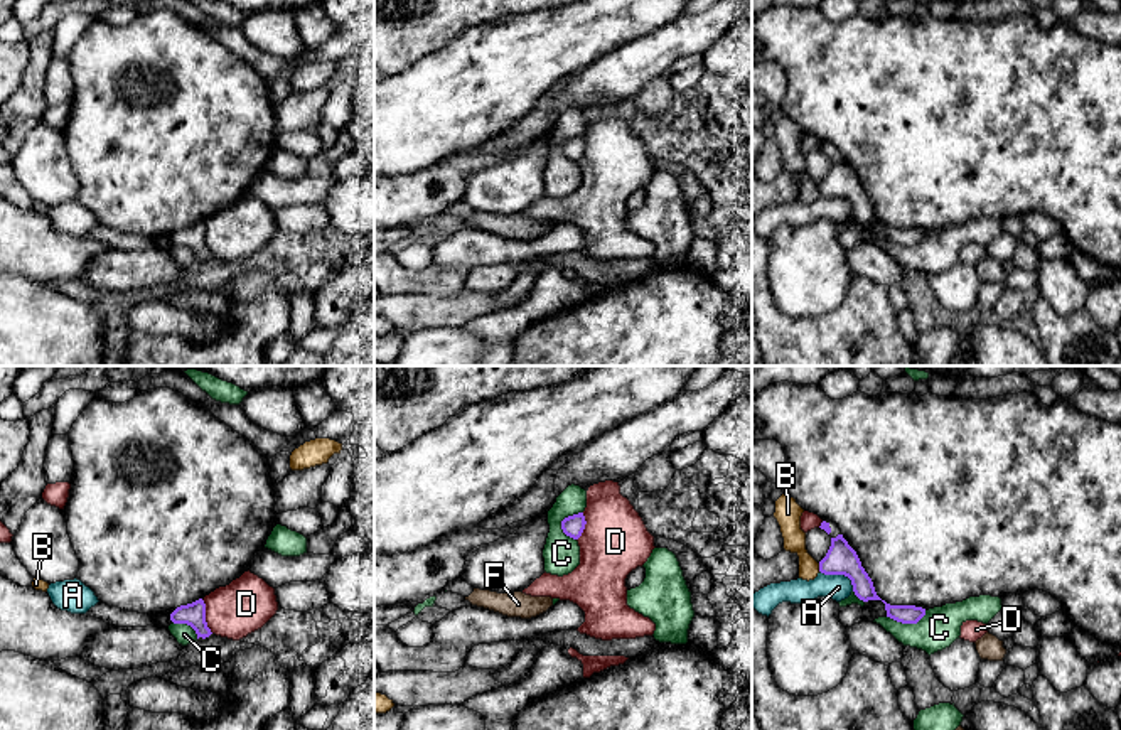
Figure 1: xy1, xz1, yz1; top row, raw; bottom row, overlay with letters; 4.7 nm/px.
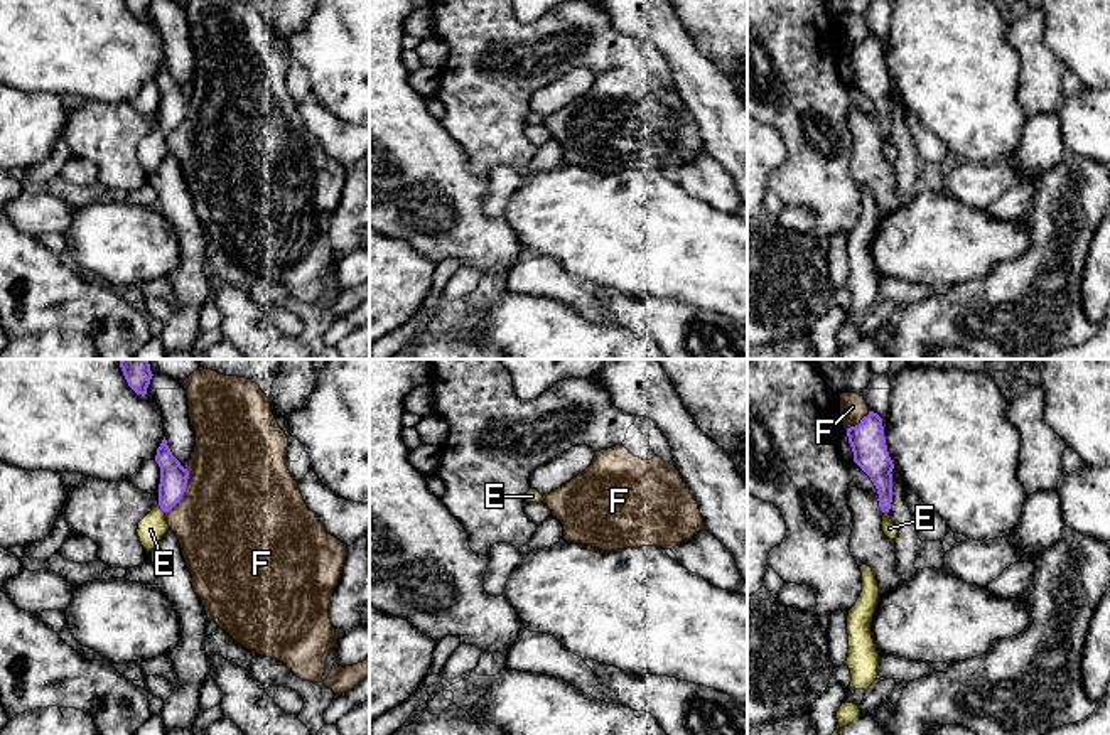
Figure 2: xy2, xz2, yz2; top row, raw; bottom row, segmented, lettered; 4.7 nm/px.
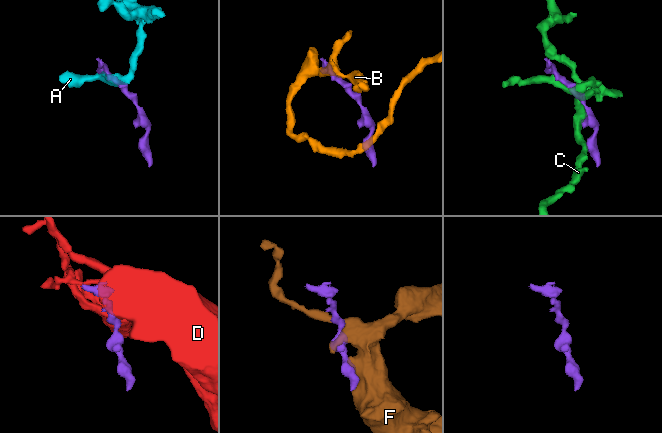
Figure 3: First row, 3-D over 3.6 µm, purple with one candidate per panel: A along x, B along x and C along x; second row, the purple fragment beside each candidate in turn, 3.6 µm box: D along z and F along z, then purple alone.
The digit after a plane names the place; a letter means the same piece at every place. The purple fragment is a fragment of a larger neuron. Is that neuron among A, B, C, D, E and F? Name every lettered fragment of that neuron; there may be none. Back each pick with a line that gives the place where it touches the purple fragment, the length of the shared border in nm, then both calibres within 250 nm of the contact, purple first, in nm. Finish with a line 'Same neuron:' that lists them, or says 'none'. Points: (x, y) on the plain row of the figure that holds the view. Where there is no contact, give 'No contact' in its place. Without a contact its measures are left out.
B: Touches purple at yz1 (820, 189). Shared border 40 nm. Thickness 150 nm (purple) against 110 nm
E: Touches purple at xy2 (161, 130). Shared border 50 nm. Thickness 130 nm (purple) against 130 nm
Same neuron: B, E

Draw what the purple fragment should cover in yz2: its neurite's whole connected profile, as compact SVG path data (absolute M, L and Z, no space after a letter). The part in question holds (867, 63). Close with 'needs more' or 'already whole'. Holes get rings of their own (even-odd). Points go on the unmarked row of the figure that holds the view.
M869 34L859 47L847 51L849 66L854 74L854 84L870 99L879 116L882 138L882 153L889 162L897 160L897 150L889 138L892 125L892 91L889 79L882 40Z; needs more

